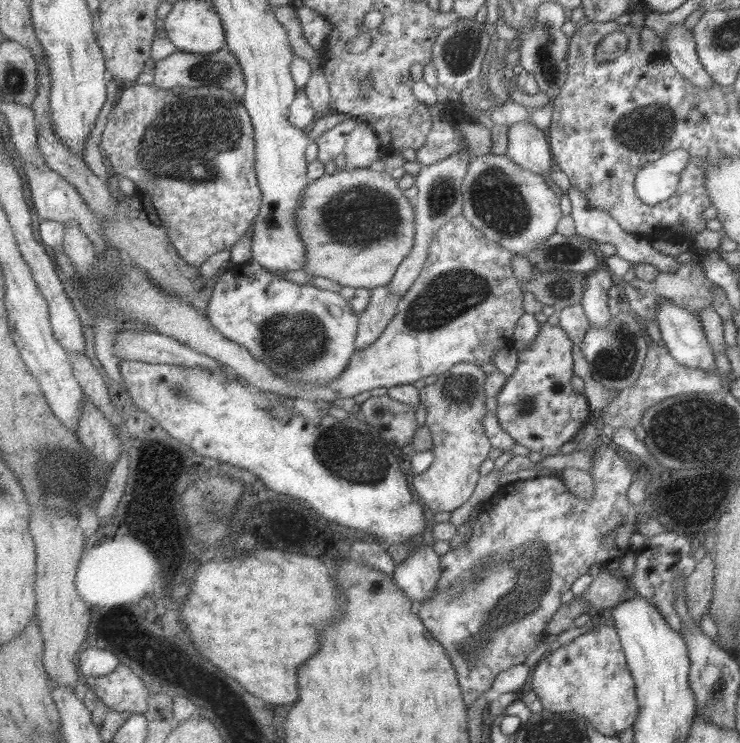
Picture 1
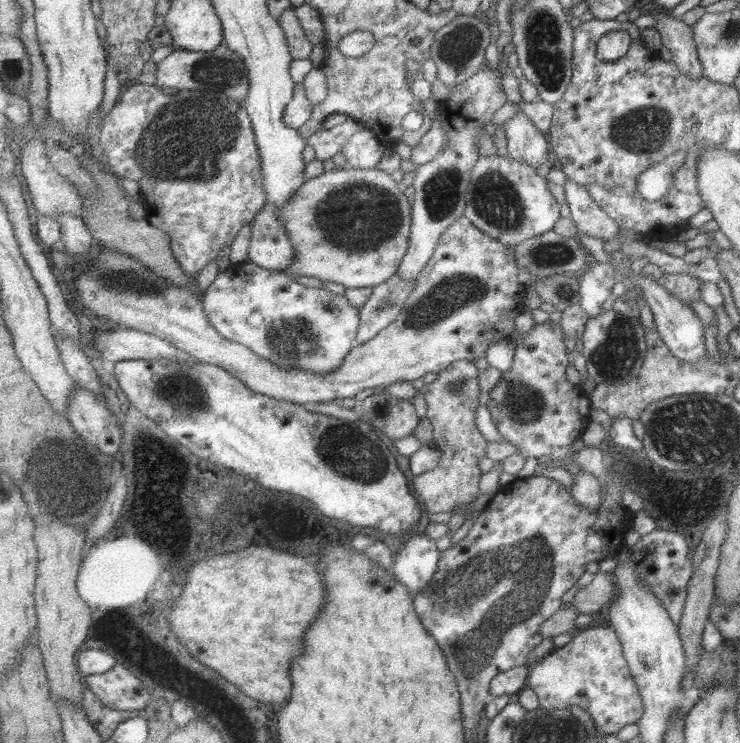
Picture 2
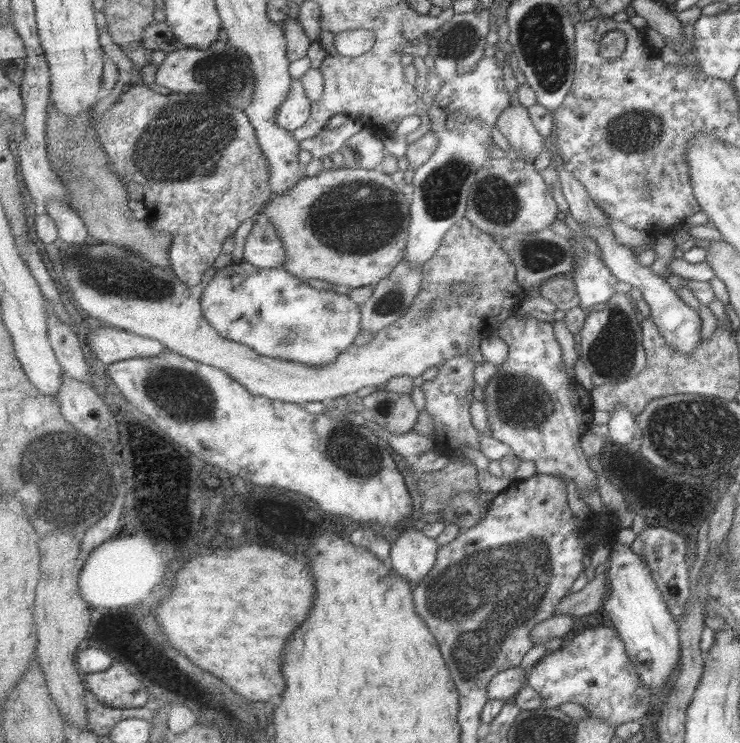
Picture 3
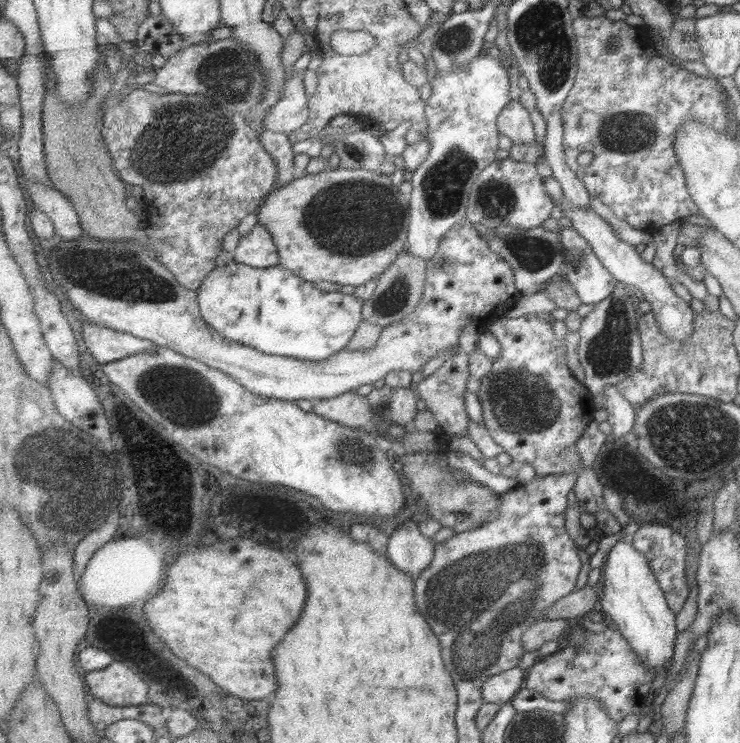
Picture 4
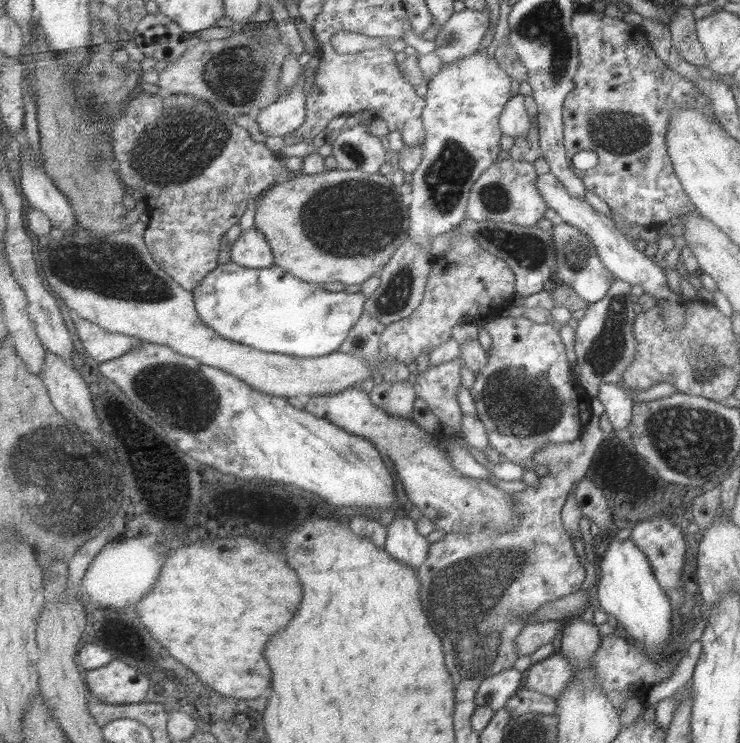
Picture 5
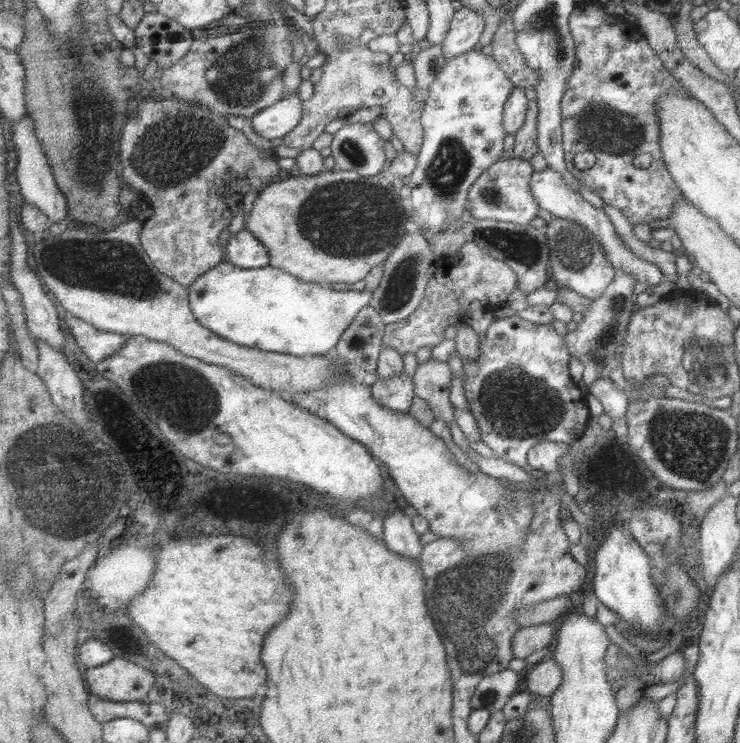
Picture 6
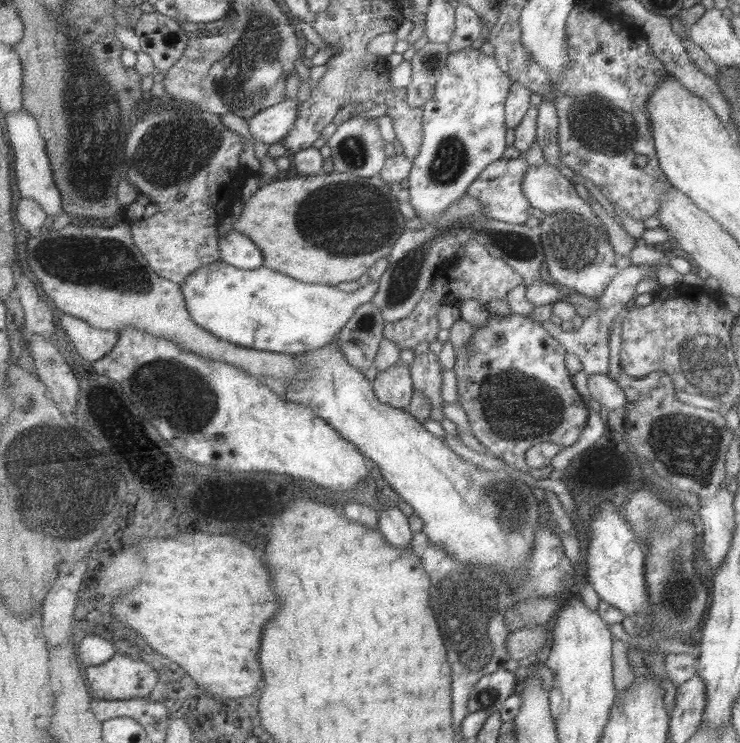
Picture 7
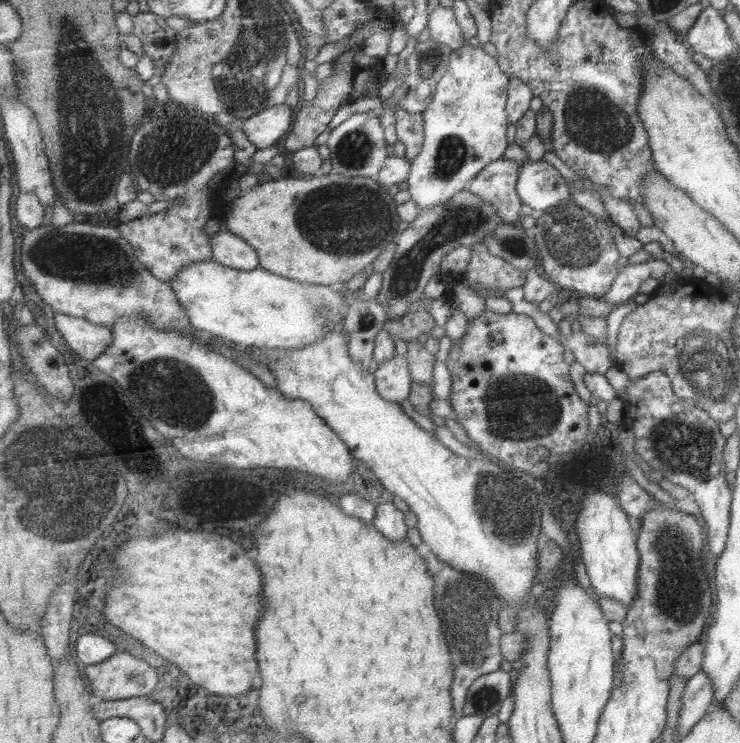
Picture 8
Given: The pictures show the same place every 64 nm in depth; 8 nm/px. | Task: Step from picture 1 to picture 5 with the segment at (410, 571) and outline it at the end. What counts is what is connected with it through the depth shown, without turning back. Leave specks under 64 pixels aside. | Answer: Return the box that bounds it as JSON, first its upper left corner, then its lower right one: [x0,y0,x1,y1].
[385,516,432,568]

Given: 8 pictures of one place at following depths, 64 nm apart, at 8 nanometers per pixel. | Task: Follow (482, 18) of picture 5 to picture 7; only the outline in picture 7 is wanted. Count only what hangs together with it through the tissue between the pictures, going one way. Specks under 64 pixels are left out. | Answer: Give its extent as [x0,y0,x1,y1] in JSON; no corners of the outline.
[448,3,483,53]

